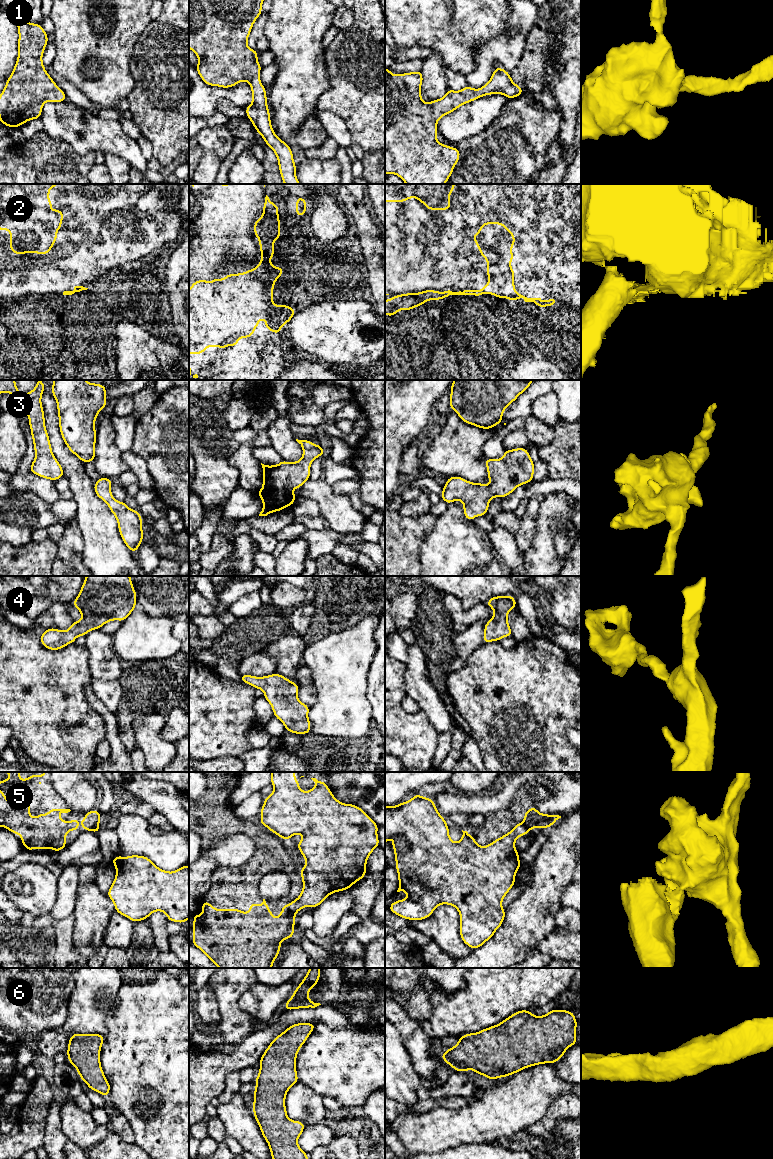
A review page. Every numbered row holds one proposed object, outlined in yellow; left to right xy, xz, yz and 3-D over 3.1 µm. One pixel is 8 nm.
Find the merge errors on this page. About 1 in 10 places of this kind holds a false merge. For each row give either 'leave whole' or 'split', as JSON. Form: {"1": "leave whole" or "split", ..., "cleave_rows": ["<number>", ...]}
{"1": "leave whole", "2": "leave whole", "3": "leave whole", "4": "leave whole", "5": "split", "6": "leave whole", "cleave_rows": ["5"]}

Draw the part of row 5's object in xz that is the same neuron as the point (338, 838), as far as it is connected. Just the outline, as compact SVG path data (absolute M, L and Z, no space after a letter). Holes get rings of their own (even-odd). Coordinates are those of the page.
M271 772L271 784L273 785L274 787L274 791L272 794L270 794L268 797L265 797L265 801L264 801L264 804L260 810L260 815L261 815L261 820L260 820L260 824L263 825L263 826L266 826L272 833L274 834L277 834L279 837L281 837L282 839L284 839L285 841L289 840L293 835L295 834L301 834L303 836L303 839L296 845L297 848L300 850L300 853L302 854L302 856L306 859L306 864L304 865L304 867L299 870L300 874L301 874L301 878L302 878L302 881L303 881L303 889L299 895L299 897L296 899L296 900L293 900L290 904L289 904L289 909L290 909L290 912L295 916L296 913L303 909L304 907L306 906L311 906L313 908L316 908L318 907L324 900L327 899L327 897L331 894L331 893L336 893L336 892L339 892L339 891L344 891L344 890L348 890L354 883L358 882L359 880L361 880L366 874L366 864L367 864L367 860L368 860L368 857L369 855L373 852L373 850L375 848L377 848L379 846L379 838L378 838L378 835L377 835L377 830L379 828L379 826L368 816L368 814L363 811L360 807L354 805L354 804L344 804L340 801L338 801L332 794L332 792L330 791L330 788L325 784L325 780L319 782L316 778L311 778L316 786L312 789L310 789L308 792L304 792L300 789L300 786L298 784L299 780L295 779L295 772ZM301 776L301 777L304 777L304 776ZM300 777L300 778L301 778Z

